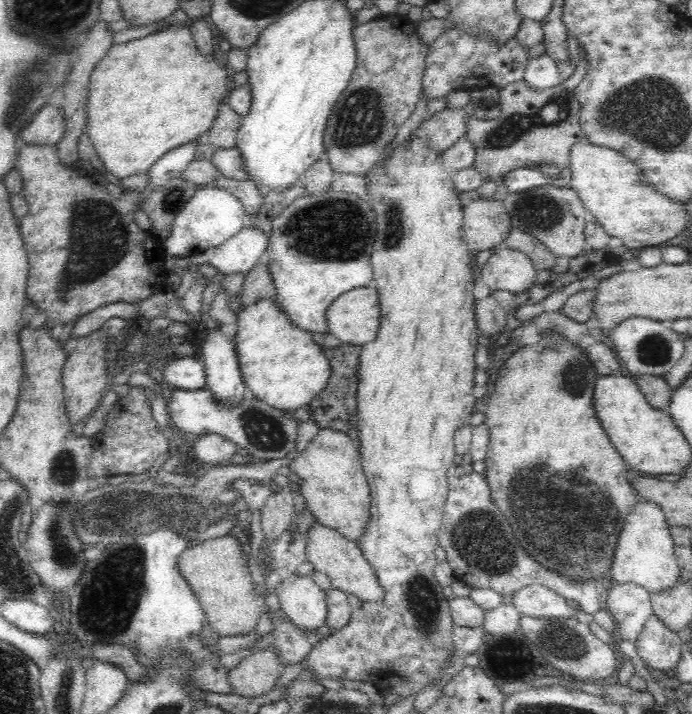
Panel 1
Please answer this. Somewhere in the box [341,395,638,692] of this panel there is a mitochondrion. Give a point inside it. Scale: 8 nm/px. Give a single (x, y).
(543, 516)

